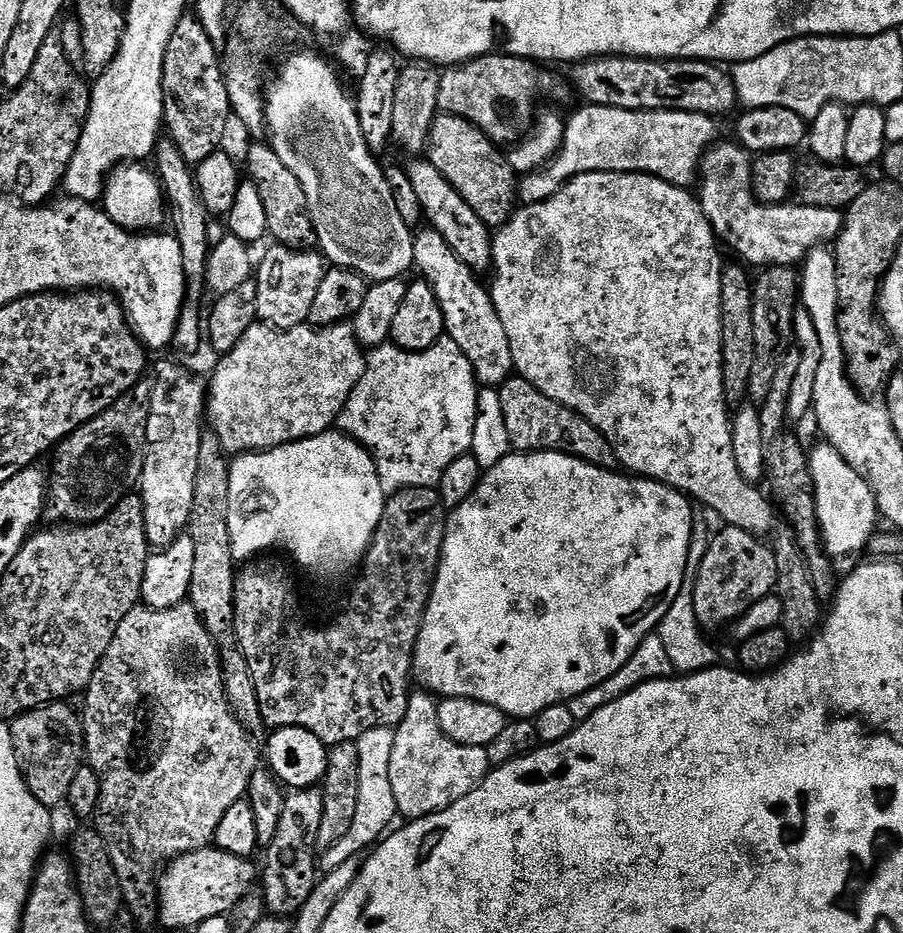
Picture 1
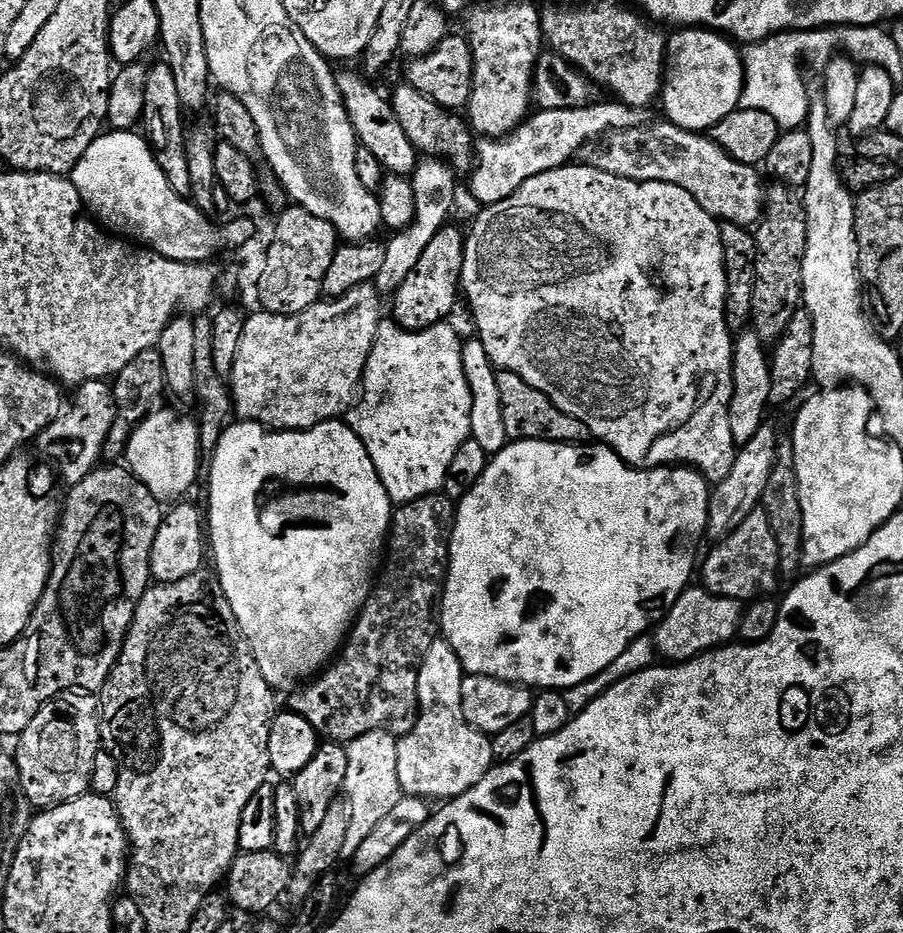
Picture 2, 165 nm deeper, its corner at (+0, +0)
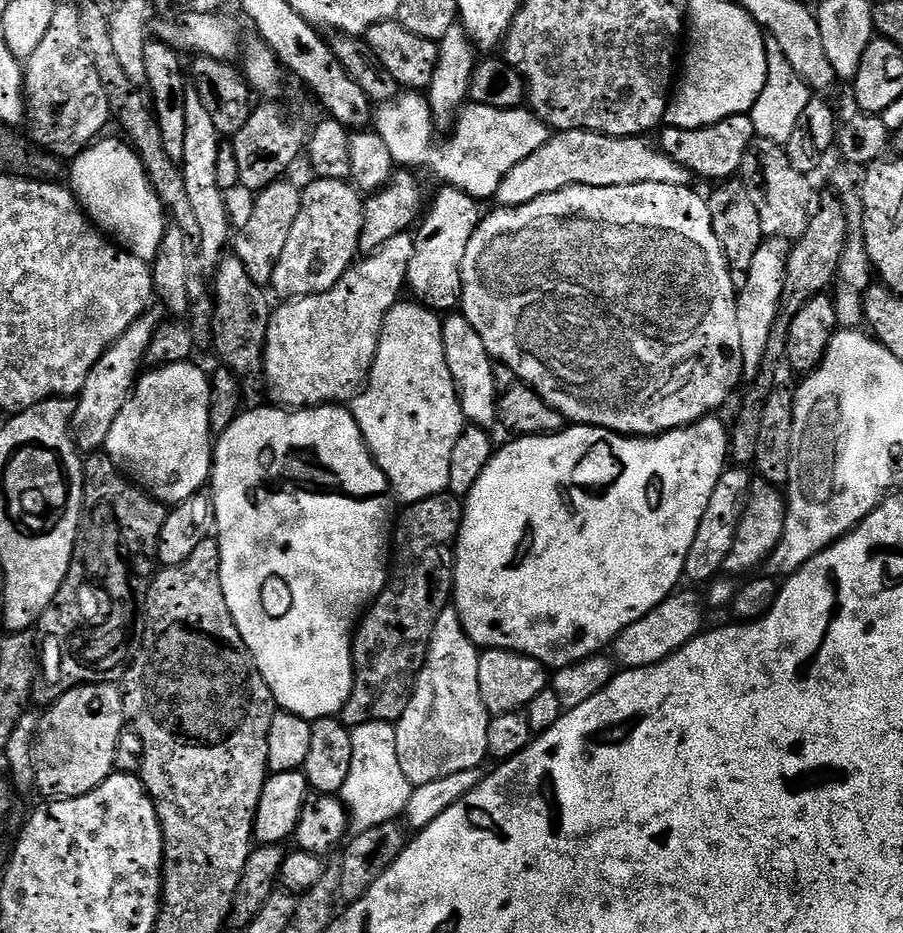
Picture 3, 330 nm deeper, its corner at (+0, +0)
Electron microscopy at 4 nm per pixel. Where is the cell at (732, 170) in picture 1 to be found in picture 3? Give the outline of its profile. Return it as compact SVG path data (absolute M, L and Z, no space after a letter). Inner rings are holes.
M570 130L569 132L556 132L549 135L548 140L526 162L518 162L510 174L502 178L494 200L501 208L517 208L526 202L534 202L534 198L542 198L551 192L563 188L578 186L594 186L595 188L609 188L610 186L634 186L642 182L658 182L666 186L689 187L694 177L678 162L674 162L662 149L659 143L648 141L647 135L642 136L604 136L600 132L587 132L586 130Z

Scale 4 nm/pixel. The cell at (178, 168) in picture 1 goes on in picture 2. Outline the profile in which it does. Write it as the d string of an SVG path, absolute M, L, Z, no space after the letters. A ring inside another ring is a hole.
M166 62L159 63L148 68L148 81L144 87L142 128L148 143L152 146L152 153L158 166L162 166L162 174L166 174L166 182L170 182L170 186L178 195L188 198L191 197L192 191L190 190L190 165L186 162L188 145L186 127L184 128L186 109L182 98L178 98L174 70L170 70Z

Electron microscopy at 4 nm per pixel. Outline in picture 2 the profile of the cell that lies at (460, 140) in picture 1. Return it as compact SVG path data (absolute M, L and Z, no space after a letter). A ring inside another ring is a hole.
M401 82L390 92L390 99L394 114L398 114L398 122L402 122L402 130L406 130L406 138L410 138L417 153L428 158L443 158L457 173L471 173L474 167L474 133L467 119L460 117L459 120L455 111L438 106L407 82Z

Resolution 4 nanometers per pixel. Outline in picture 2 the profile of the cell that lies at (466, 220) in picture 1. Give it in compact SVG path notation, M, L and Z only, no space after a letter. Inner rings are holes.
M341 71L336 81L346 110L350 114L350 122L356 131L359 147L370 150L370 154L378 158L385 173L411 177L416 170L418 153L410 138L406 138L406 130L402 130L402 122L398 122L398 114L394 114L391 99L385 93L383 96L382 93L376 92L375 86L372 85L375 83L369 82L359 71L356 72Z

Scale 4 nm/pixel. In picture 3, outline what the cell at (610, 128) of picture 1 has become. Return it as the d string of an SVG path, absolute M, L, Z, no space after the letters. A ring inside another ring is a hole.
M412 90L405 91L389 104L379 105L374 112L374 131L380 135L382 142L386 142L386 150L390 150L397 165L416 170L419 164L425 164L436 171L441 185L462 190L477 202L491 201L502 178L510 174L518 162L526 162L526 158L544 145L550 135L548 125L524 106L495 108L469 103L455 117L456 129L441 148L436 145L432 124L434 117L427 99Z

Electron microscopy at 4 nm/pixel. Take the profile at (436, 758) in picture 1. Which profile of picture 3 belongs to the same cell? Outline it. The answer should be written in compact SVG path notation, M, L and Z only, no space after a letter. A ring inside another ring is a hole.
M455 607L445 608L438 622L434 622L434 634L430 638L424 668L416 678L416 689L412 691L410 706L406 706L402 718L395 721L398 766L402 766L402 774L412 785L438 782L438 778L462 774L462 770L480 768L483 760L489 759L486 730L490 713L486 710L482 694L478 690L479 661L480 652L472 639L464 633Z

